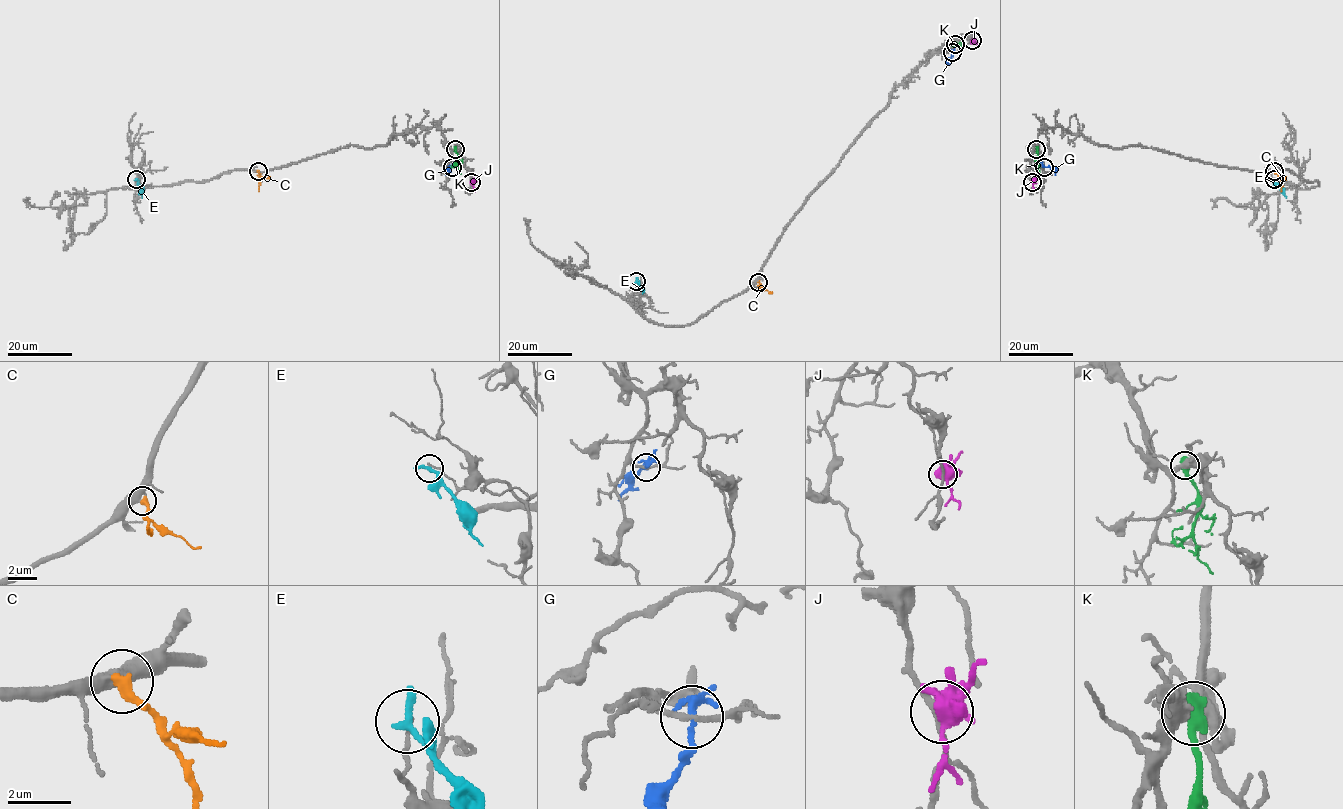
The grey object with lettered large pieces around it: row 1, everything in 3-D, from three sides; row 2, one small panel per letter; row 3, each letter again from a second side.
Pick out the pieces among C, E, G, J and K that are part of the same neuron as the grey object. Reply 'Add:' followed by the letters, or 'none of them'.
Add: C

